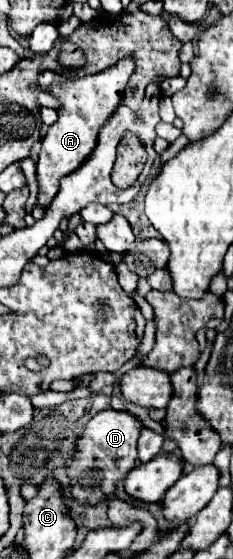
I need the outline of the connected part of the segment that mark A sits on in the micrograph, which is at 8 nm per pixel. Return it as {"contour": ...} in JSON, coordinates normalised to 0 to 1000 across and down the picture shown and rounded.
{"contour":[[[536,102],[502,116],[425,127],[408,134],[365,134],[348,141],[322,138],[270,141],[270,131],[236,127],[185,127],[167,134],[176,163],[210,163],[262,184],[253,213],[210,227],[202,242],[185,245],[159,288],[167,363],[185,370],[202,370],[219,356],[245,349],[253,320],[330,302],[330,295],[399,270],[399,259],[416,256],[416,238],[433,224],[468,213],[468,202],[485,202],[485,195],[528,181],[528,163],[571,127],[579,127],[571,102]]]}

